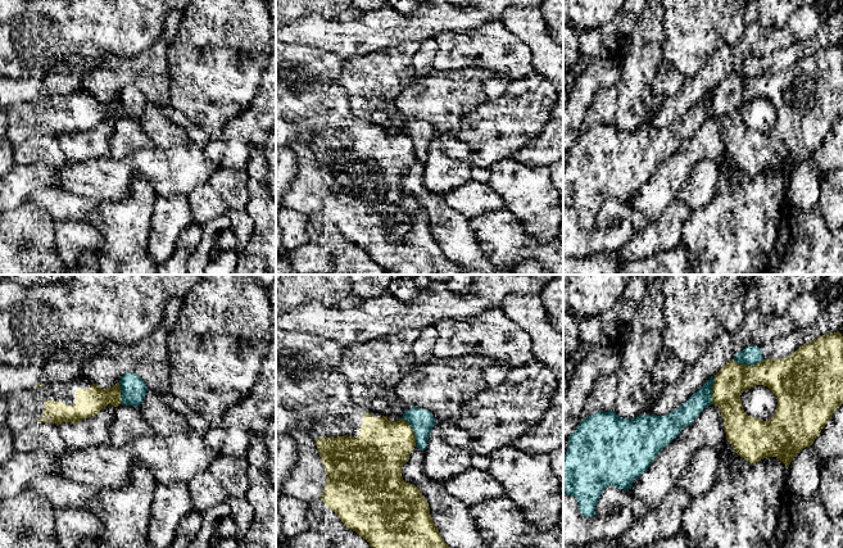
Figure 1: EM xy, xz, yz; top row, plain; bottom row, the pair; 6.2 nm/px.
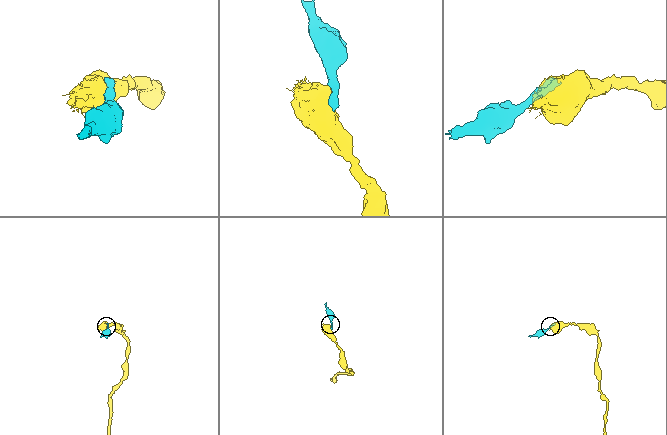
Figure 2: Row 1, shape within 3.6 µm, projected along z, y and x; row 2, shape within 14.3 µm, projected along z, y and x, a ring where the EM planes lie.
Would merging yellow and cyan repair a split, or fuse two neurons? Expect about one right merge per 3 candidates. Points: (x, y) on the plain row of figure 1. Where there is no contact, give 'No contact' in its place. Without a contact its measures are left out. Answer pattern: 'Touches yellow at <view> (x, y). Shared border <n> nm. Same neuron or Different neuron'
Touches yellow at yz (748, 77). Shared border 200 nm. Different neuron

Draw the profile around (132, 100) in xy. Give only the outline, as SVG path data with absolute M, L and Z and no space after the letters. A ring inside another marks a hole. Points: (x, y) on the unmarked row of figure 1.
M133 85L124 86L119 92L121 117L140 119L148 104L145 94Z

